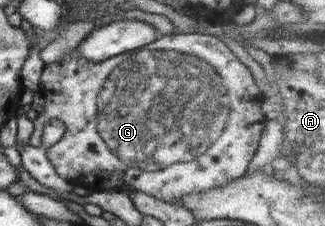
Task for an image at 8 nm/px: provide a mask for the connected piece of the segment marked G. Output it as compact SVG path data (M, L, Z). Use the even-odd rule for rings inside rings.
M171 33L170 35L157 37L151 45L141 46L135 52L118 55L105 61L89 61L79 55L77 48L68 52L52 64L46 64L41 76L41 93L45 101L44 110L34 120L33 132L30 136L31 146L41 146L41 136L43 136L43 124L49 120L57 118L65 124L65 134L63 138L46 148L46 155L54 166L56 173L64 179L75 180L79 178L79 184L85 186L88 193L125 190L143 191L147 195L152 195L156 199L164 200L169 204L176 204L177 199L187 197L193 193L205 193L217 186L229 183L230 179L241 178L248 172L248 164L252 161L253 155L259 146L262 131L267 126L267 117L263 115L260 104L262 95L250 72L250 69L239 61L228 46L218 37L204 35L203 33Z

